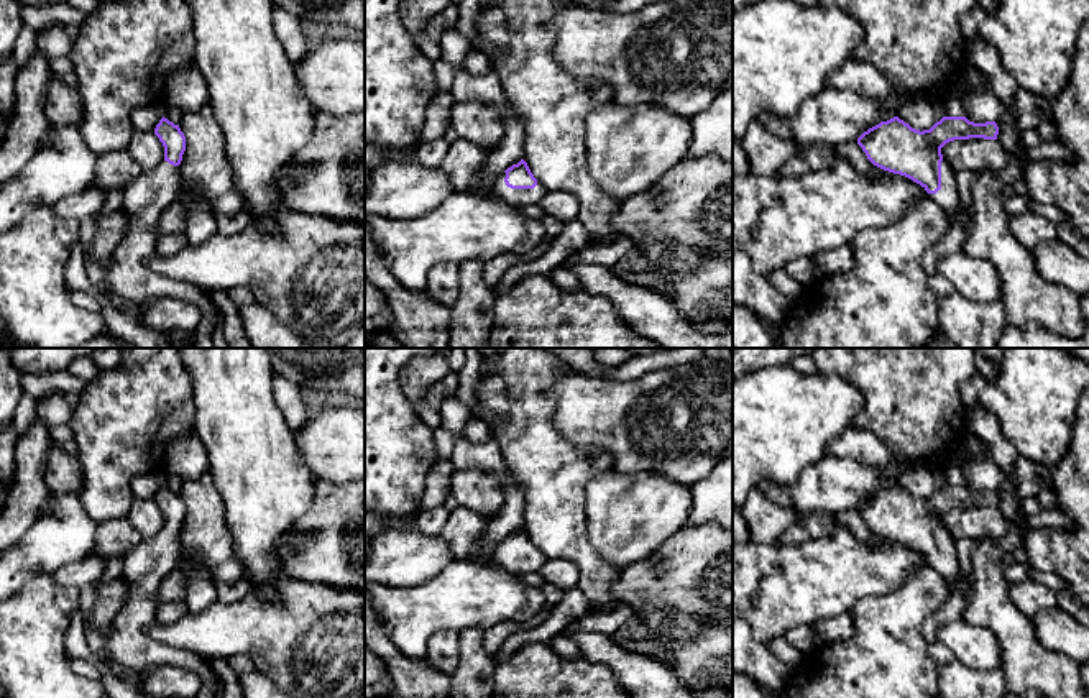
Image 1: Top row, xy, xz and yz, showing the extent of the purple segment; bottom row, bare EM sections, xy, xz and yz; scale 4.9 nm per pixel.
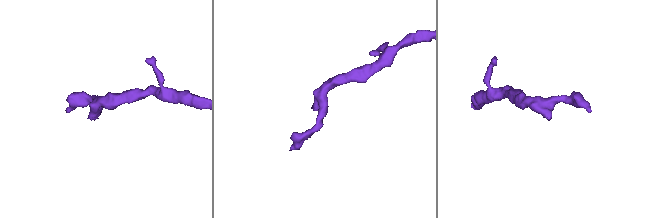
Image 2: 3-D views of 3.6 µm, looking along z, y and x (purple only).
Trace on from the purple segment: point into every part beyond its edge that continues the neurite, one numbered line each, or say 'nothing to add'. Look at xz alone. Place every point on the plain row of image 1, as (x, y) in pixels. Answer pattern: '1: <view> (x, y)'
1: xz (518, 565)

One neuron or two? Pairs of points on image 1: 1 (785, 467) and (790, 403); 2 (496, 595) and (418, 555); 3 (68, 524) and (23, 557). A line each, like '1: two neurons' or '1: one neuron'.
1: one neuron
2: two neurons
3: one neuron

